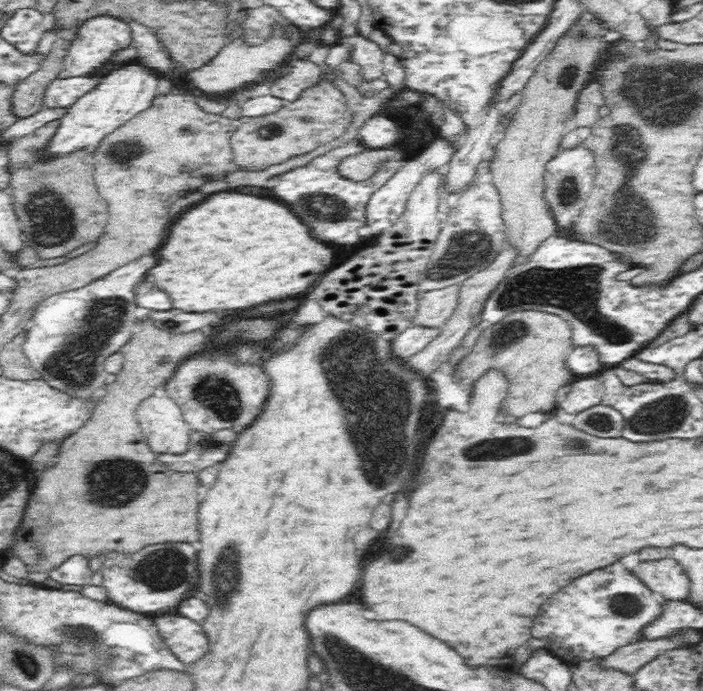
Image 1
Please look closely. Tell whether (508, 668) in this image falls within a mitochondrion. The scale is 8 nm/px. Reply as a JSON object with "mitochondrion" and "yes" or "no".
{"mitochondrion":"no"}

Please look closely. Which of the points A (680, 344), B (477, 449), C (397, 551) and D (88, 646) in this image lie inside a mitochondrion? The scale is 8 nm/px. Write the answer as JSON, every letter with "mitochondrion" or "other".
{"A":"other","B":"mitochondrion","C":"mitochondrion","D":"mitochondrion"}

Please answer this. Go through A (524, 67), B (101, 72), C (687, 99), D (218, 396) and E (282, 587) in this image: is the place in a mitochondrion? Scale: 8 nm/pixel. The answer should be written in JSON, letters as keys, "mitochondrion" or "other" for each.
{"A":"other","B":"other","C":"mitochondrion","D":"mitochondrion","E":"other"}

